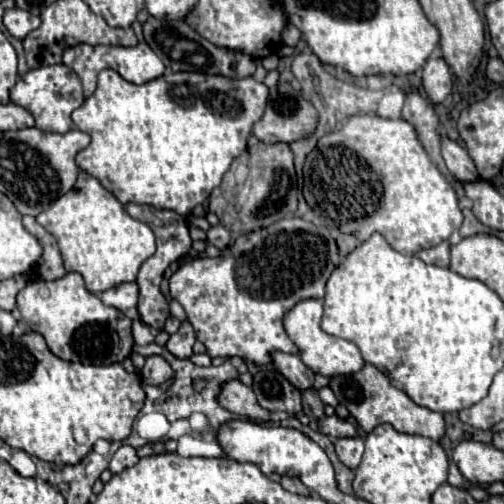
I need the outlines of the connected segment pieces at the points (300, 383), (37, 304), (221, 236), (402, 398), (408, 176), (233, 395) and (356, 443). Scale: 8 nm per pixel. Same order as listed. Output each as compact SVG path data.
M276 352L274 354L274 366L282 372L282 376L286 376L286 380L290 380L290 384L294 384L298 390L308 390L314 386L314 372L300 360L300 356L292 356L292 354L282 354Z
M68 272L60 280L30 282L16 298L22 320L40 332L50 350L68 362L82 364L114 364L122 362L132 352L130 318L120 310L102 304L102 300L88 292L78 272Z
M222 224L212 226L212 228L208 230L208 242L210 242L210 244L214 244L216 248L224 250L224 248L228 246L228 242L230 242L230 232L228 232Z
M366 364L360 372L352 376L330 378L330 388L334 390L338 402L350 410L350 414L356 418L356 422L362 426L364 432L372 432L378 424L388 422L398 432L404 432L404 434L418 434L418 436L426 436L438 442L442 442L444 438L444 432L446 432L444 416L440 412L418 406L406 392L396 388L390 382L390 378L378 368L374 368L372 364Z
M370 114L348 118L340 130L322 136L316 150L308 154L302 192L310 208L324 218L326 226L336 226L340 232L354 234L360 242L368 240L372 232L380 232L388 244L402 254L416 254L438 246L448 240L464 220L452 184L430 160L414 132L414 126L406 120L386 120Z
M230 380L222 386L220 392L220 404L238 414L244 416L252 422L270 422L270 412L266 412L266 408L262 408L254 396L254 390L244 386L240 380Z
M338 438L334 446L336 446L336 454L342 460L342 464L356 470L364 454L364 440L362 438Z

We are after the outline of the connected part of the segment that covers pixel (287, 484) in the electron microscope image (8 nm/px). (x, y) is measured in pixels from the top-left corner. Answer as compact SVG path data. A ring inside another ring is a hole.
M282 476L282 478L280 478L280 484L282 484L282 488L284 488L284 490L294 492L294 494L302 494L302 496L308 496L308 494L310 494L310 492L308 492L308 488L306 488L298 478Z

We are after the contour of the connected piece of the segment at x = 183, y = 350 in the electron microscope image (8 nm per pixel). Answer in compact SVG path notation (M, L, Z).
M184 320L182 326L180 326L180 330L170 336L166 348L168 348L174 356L178 356L178 358L190 358L190 356L192 356L192 346L194 346L194 342L196 342L196 332L194 332L192 324L190 324L188 320Z

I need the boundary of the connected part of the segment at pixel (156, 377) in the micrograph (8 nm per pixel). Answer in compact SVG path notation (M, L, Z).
M150 356L150 358L146 358L146 366L140 370L140 376L142 376L144 384L160 386L168 378L174 376L174 370L170 368L170 364L162 356Z

